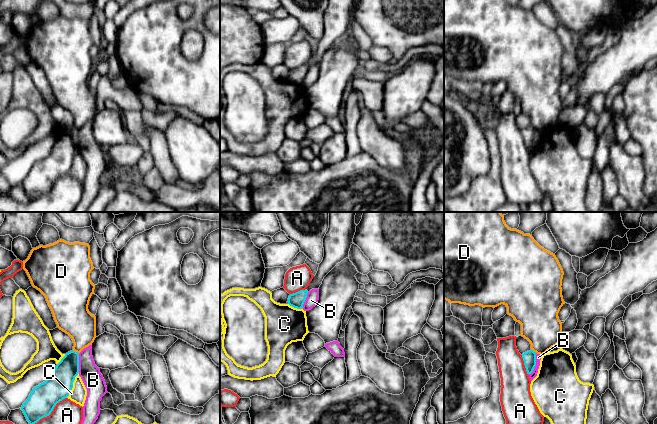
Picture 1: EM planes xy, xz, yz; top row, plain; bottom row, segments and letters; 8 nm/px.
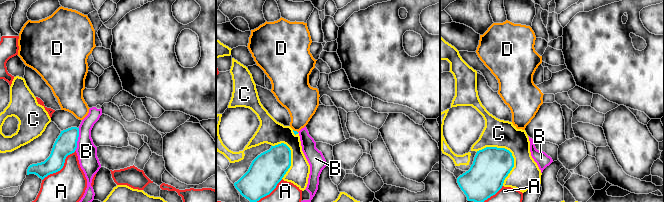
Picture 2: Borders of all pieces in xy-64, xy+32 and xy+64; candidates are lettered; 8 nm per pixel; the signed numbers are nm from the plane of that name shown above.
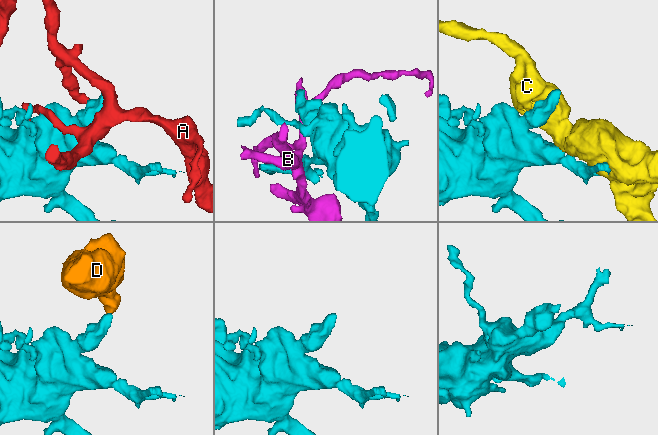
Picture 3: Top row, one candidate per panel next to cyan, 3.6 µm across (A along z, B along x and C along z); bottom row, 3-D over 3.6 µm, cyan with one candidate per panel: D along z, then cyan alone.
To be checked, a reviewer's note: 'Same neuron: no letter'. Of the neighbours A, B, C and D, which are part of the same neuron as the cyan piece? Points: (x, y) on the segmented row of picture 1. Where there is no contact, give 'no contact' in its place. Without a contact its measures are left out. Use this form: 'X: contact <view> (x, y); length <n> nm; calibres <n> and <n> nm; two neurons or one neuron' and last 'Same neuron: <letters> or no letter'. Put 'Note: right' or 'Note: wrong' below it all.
A: contact xy (51, 411); length 340 nm; calibres 220 and 190 nm; two neurons
B: contact yz (535, 364); length 190 nm; calibres 110 and 50 nm; two neurons
C: contact xy (72, 385); length 220 nm; calibres 220 and 130 nm; two neurons
D: contact xy (74, 351); length 60 nm; calibres 190 and 260 nm; two neurons
Same neuron: no letter
Note: right

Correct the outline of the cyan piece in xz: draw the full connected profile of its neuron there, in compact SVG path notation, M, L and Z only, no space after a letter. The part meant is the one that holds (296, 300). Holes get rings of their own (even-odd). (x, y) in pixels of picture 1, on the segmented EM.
M300 290L296 293L290 294L288 298L288 304L294 308L301 309L307 298L308 291Z

